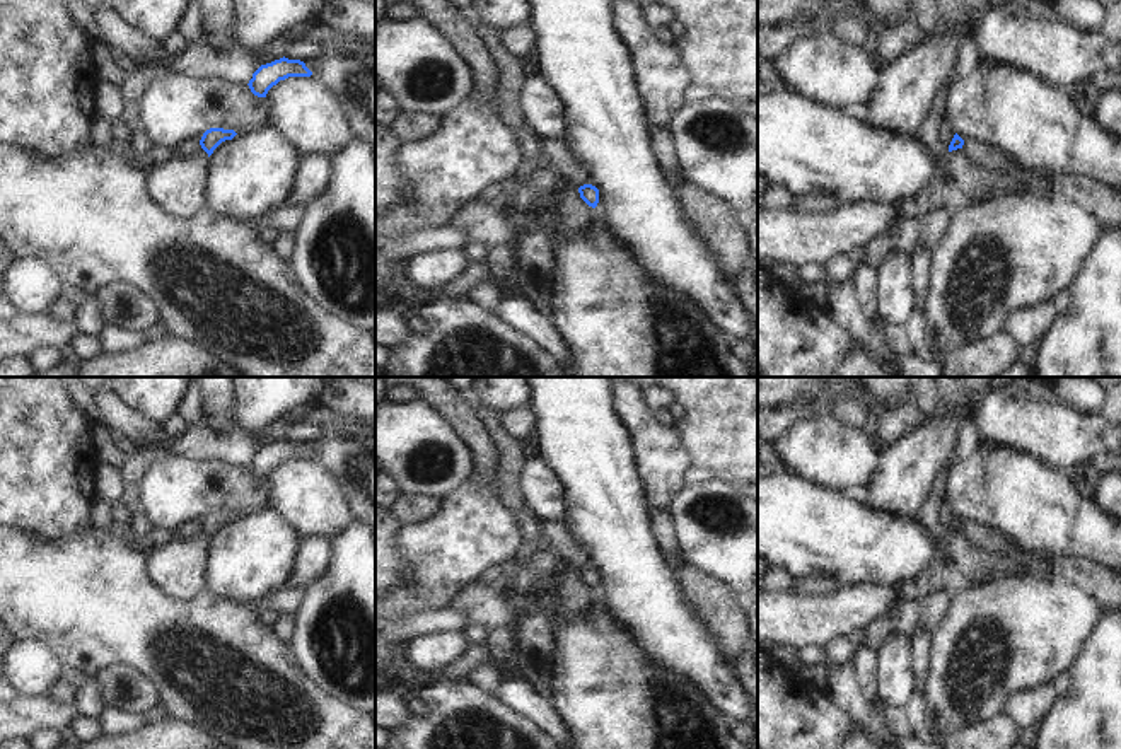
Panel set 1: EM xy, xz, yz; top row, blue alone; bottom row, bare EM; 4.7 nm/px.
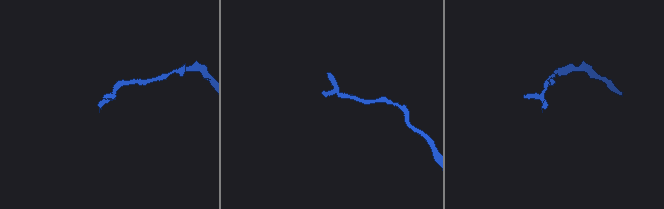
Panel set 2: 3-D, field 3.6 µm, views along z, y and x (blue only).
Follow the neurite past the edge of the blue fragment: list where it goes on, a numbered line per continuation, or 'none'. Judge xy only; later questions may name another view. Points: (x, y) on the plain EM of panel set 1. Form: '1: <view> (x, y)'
1: xy (176, 569)

